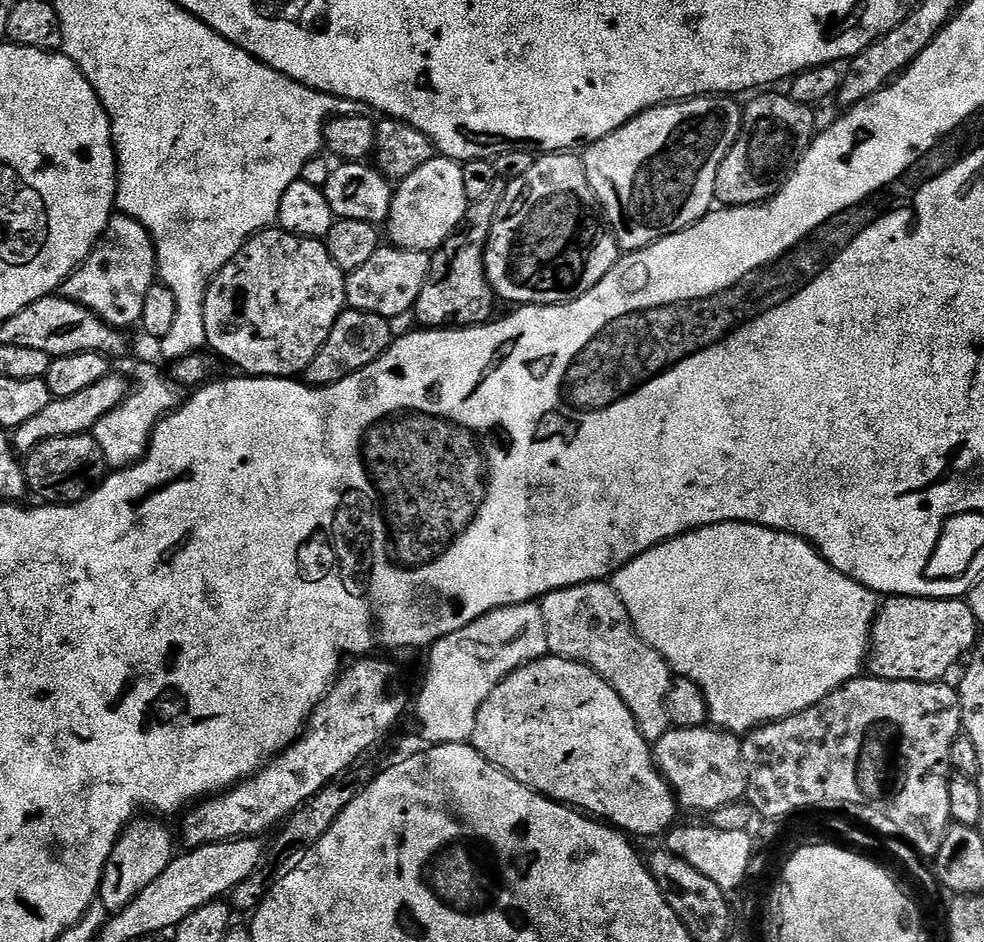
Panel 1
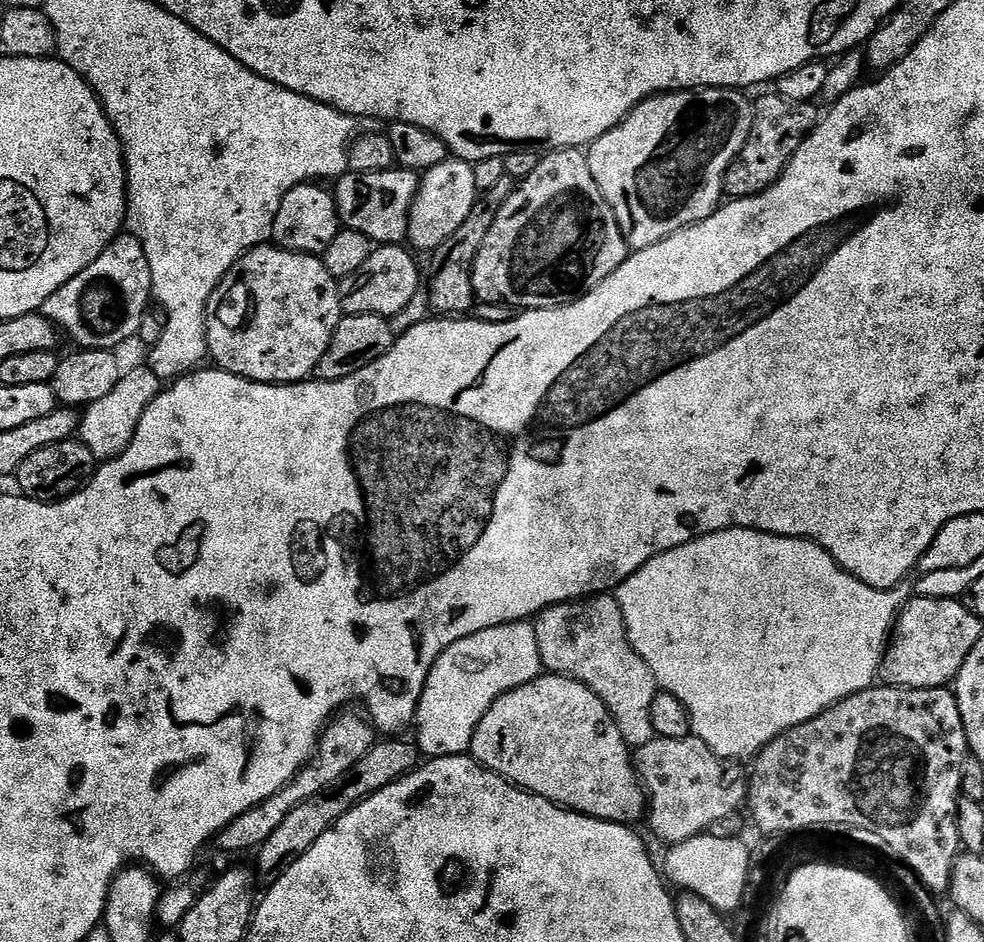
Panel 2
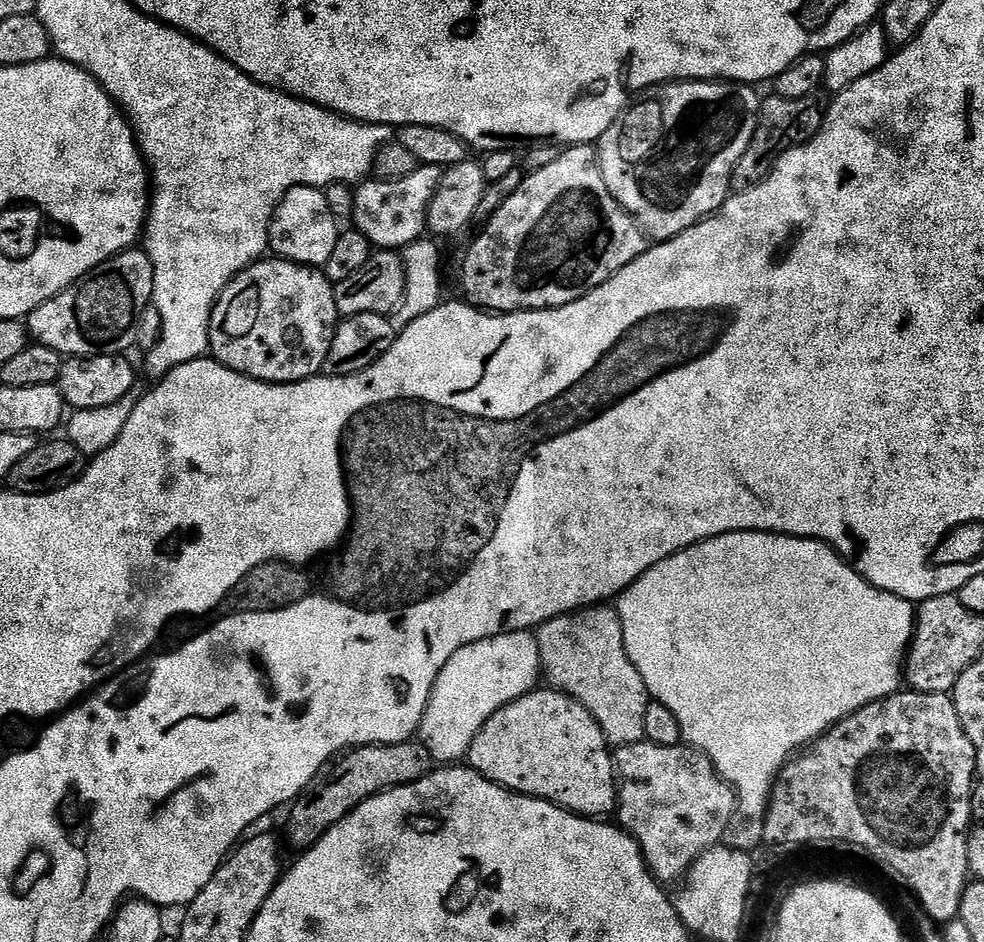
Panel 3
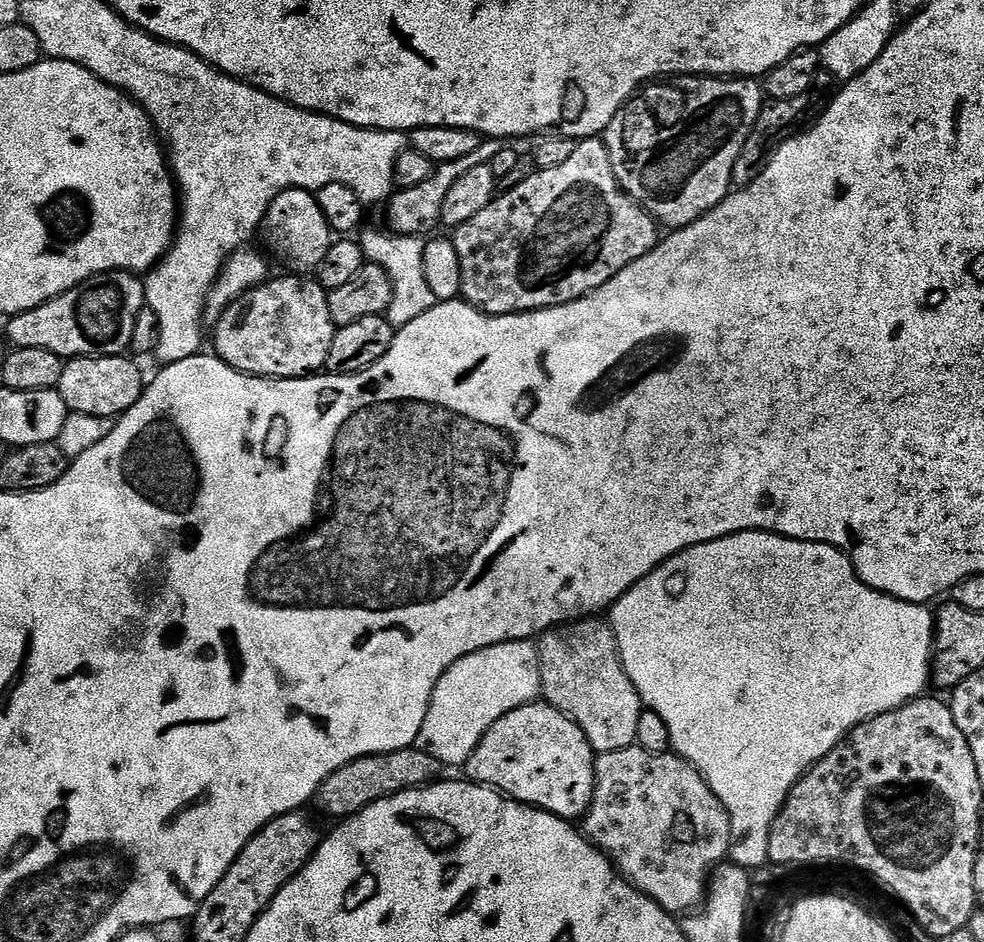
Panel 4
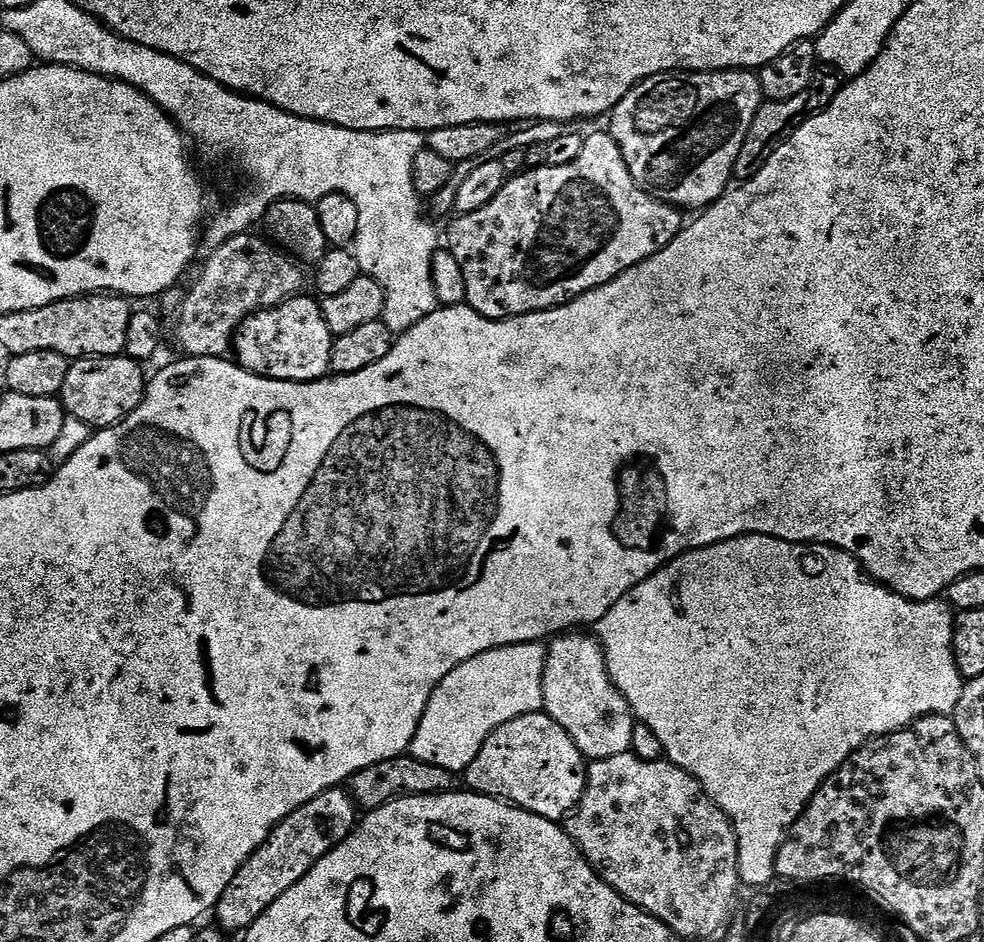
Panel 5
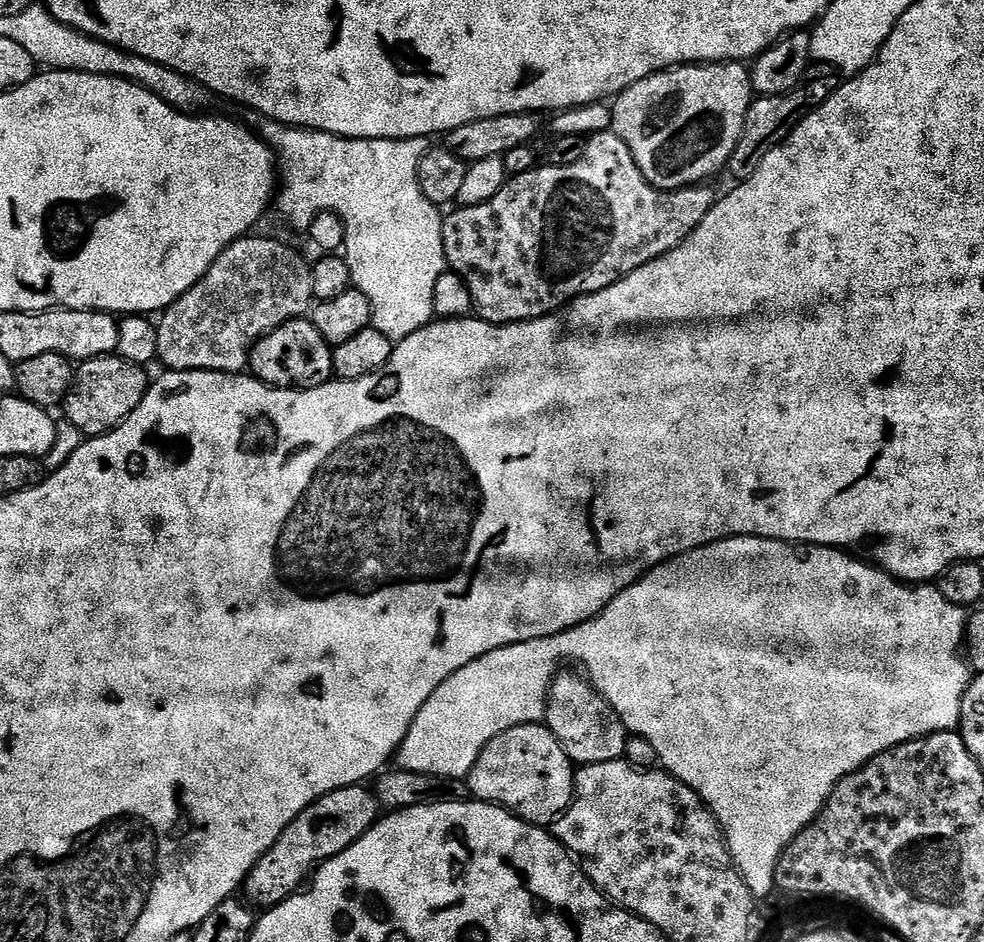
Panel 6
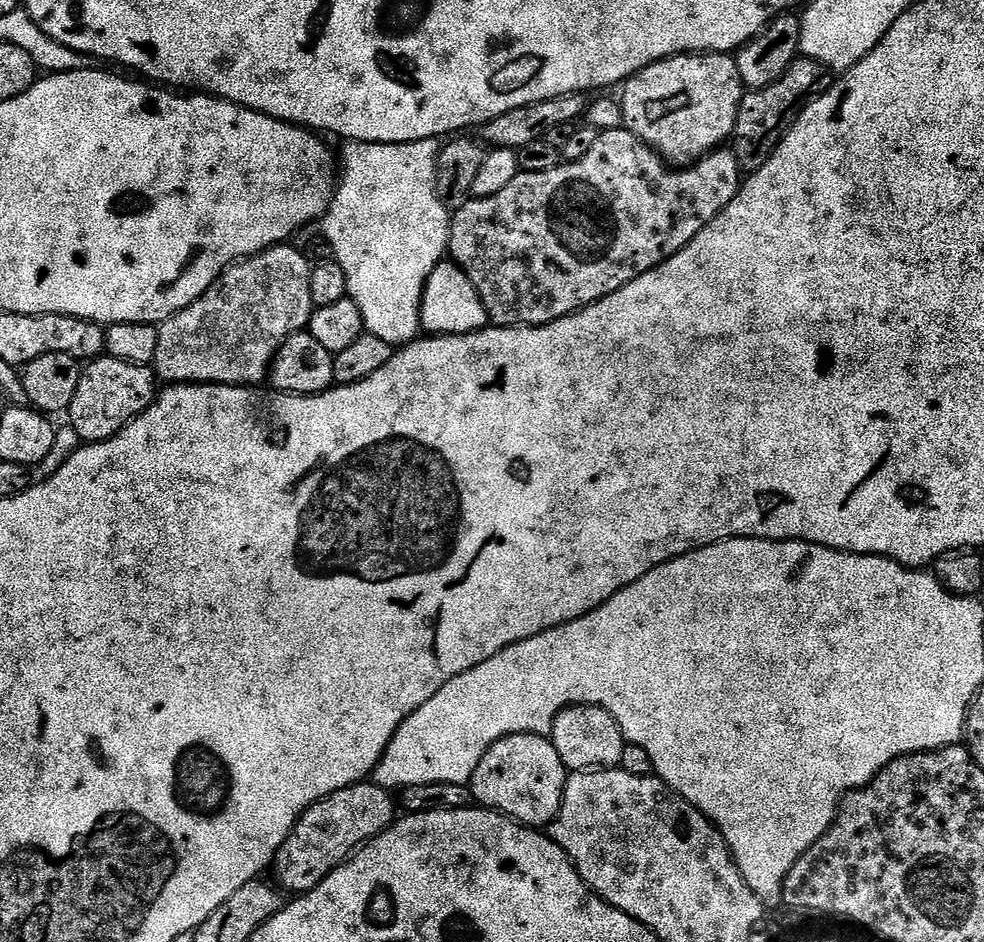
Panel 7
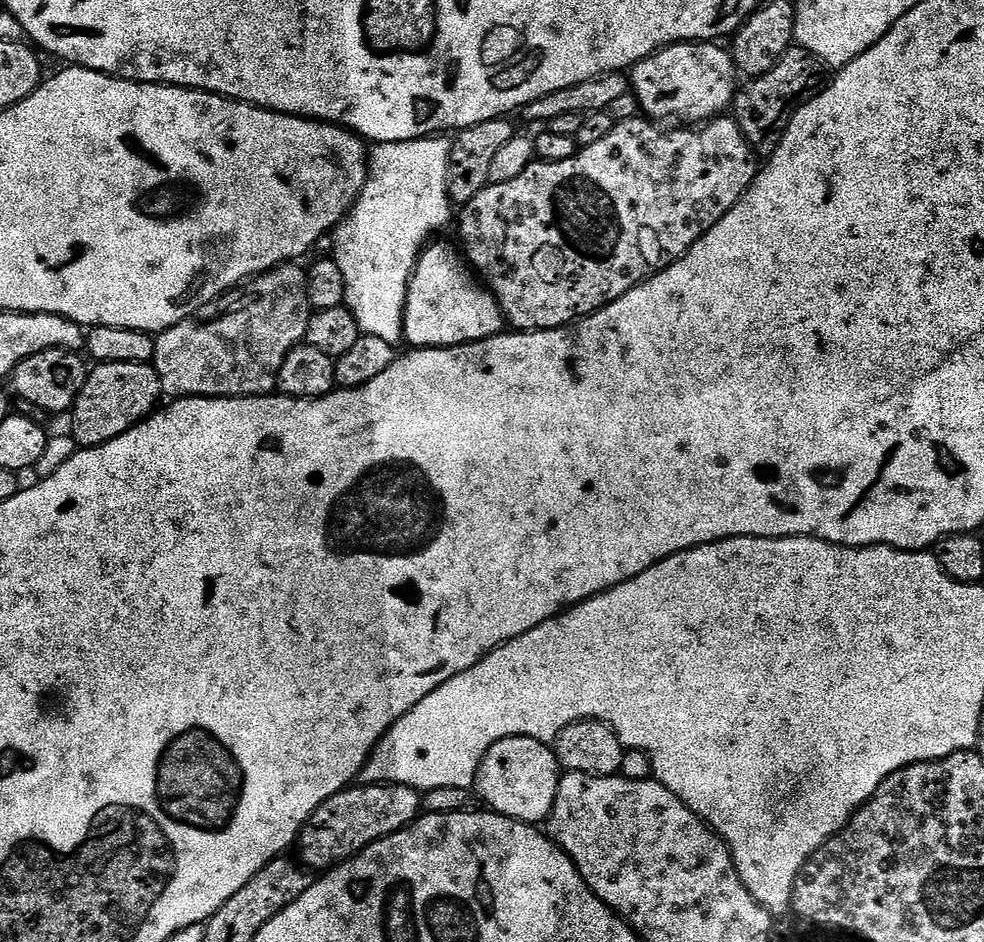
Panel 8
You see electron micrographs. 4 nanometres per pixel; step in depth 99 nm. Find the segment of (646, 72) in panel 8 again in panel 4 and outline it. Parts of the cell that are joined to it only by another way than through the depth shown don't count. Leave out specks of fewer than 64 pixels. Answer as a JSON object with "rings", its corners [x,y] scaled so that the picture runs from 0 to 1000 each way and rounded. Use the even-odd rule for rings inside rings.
{"rings":[[[688,81],[676,84],[674,87],[663,87],[650,94],[642,105],[636,107],[624,121],[620,134],[612,141],[612,148],[616,159],[620,163],[620,176],[624,176],[624,185],[633,202],[641,212],[645,212],[663,228],[663,232],[676,238],[676,243],[686,244],[695,242],[699,238],[717,228],[723,221],[729,221],[735,214],[736,209],[741,207],[745,199],[744,182],[746,172],[750,172],[750,163],[754,163],[754,155],[758,155],[758,146],[764,141],[764,135],[770,130],[770,121],[778,103],[773,90],[764,83],[716,83],[713,81]]]}

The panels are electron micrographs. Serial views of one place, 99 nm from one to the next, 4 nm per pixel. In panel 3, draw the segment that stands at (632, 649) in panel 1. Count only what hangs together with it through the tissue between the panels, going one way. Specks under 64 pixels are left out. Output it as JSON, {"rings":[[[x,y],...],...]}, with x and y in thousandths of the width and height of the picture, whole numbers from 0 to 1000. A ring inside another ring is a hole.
{"rings":[[[607,643],[604,645],[591,645],[587,650],[576,650],[567,656],[559,656],[554,662],[550,662],[544,668],[543,674],[547,682],[547,694],[549,695],[549,712],[554,723],[558,722],[560,729],[567,735],[574,735],[577,739],[583,740],[591,749],[596,749],[596,754],[608,766],[608,771],[614,776],[614,781],[618,786],[619,791],[629,792],[632,790],[649,790],[654,786],[654,776],[657,775],[657,749],[661,745],[659,734],[657,732],[657,724],[652,724],[652,715],[648,715],[648,711],[644,707],[644,703],[640,703],[640,699],[636,694],[636,686],[634,685],[634,674],[632,673],[632,660],[630,654],[626,651],[625,644]]]}

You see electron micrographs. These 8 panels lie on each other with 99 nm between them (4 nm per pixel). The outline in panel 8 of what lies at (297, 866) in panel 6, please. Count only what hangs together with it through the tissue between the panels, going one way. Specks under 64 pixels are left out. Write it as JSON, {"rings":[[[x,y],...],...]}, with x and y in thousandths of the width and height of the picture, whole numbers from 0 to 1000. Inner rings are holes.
{"rings":[[[366,832],[349,837],[343,843],[331,847],[331,851],[327,851],[327,856],[323,856],[323,860],[319,860],[319,864],[309,875],[303,889],[304,916],[313,924],[342,921],[343,918],[352,916],[357,909],[363,909],[372,898],[409,881],[414,875],[420,875],[428,862],[429,845],[421,837],[414,837],[408,832]]]}

